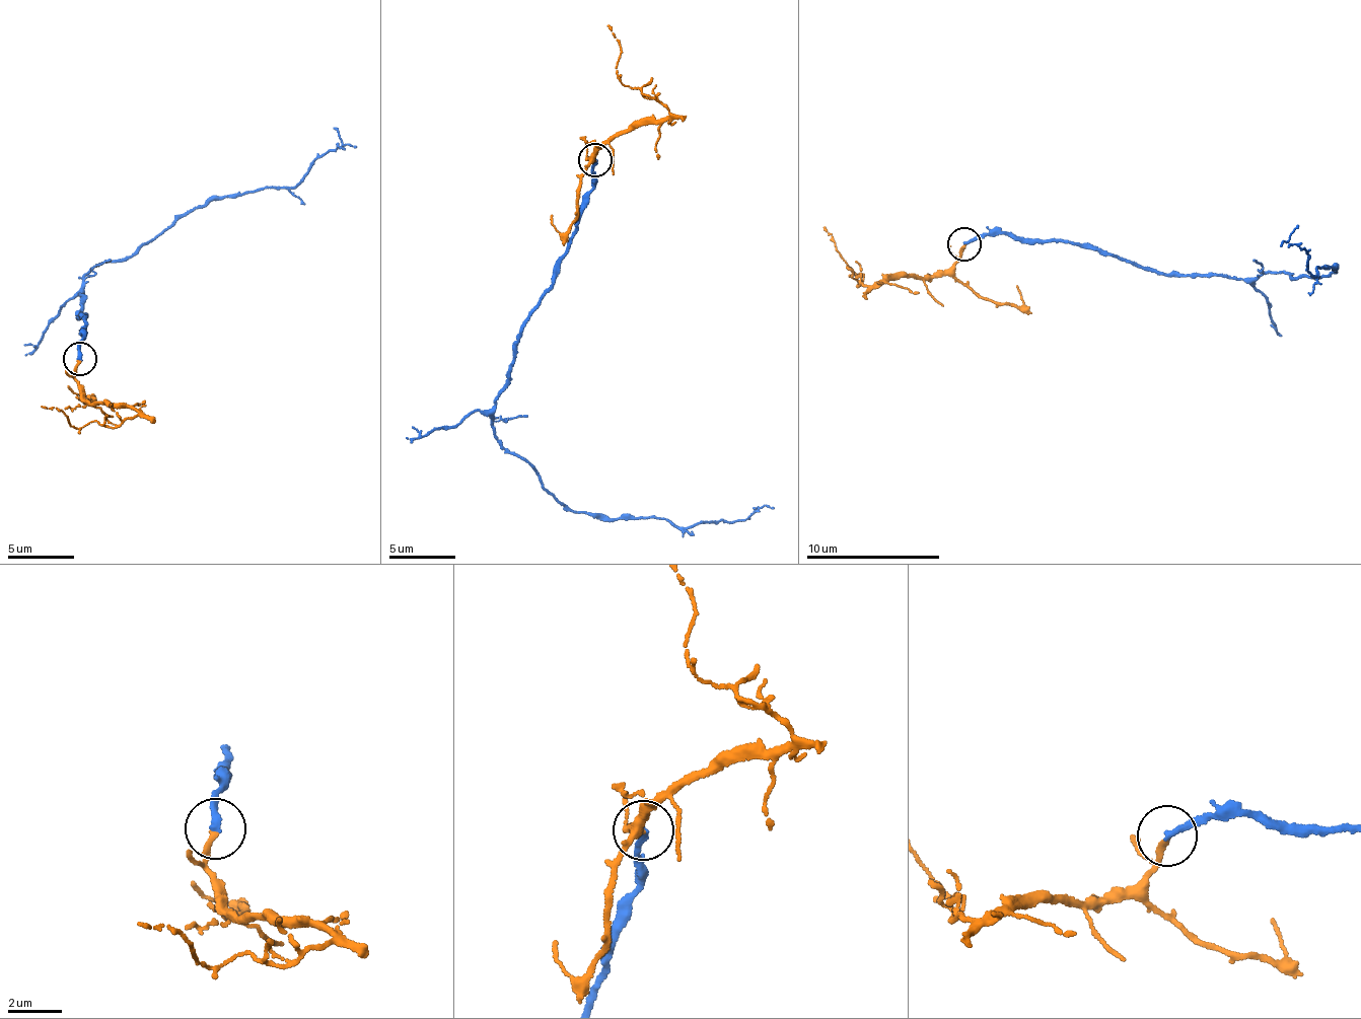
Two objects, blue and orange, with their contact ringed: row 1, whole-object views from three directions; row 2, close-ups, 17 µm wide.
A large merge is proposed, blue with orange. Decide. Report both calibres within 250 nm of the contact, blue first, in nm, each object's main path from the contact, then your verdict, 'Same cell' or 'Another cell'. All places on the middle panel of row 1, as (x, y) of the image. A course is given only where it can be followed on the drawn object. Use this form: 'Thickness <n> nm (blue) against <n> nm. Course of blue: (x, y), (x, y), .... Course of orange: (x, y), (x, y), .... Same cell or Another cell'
Thickness 260 nm (blue) against 220 nm. Course of blue: (596, 160), (569, 252), (495, 402), (496, 438), (543, 491), (600, 520), (685, 528), (753, 510). Course of orange: (595, 161), (587, 159), (632, 130), (669, 114), (652, 98), (619, 79), (621, 49), (610, 23). Same cell

